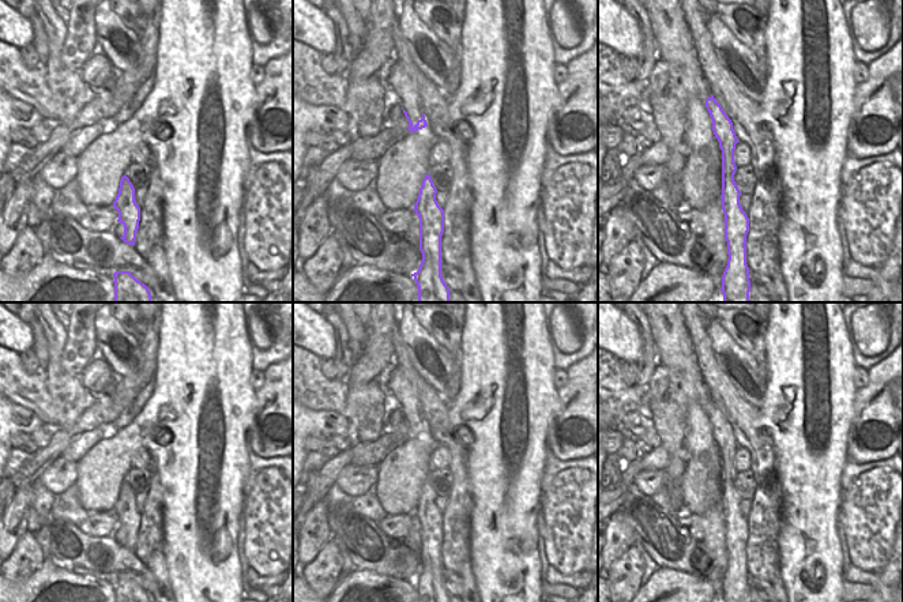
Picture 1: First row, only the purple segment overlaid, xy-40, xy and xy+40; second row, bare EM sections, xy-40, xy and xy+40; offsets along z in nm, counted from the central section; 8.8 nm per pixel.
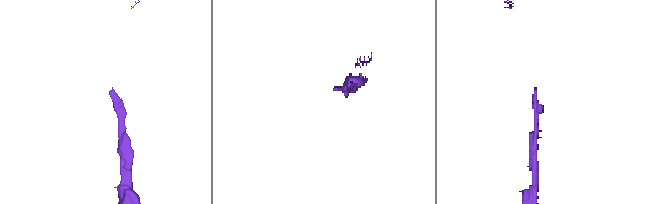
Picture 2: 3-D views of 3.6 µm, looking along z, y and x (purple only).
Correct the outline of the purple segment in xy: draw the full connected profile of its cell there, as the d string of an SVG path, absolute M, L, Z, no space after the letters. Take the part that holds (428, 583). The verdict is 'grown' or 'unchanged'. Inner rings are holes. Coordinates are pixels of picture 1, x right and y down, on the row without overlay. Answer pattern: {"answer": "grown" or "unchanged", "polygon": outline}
{"answer": "unchanged", "polygon": "M429 478L422 485L414 516L419 523L419 556L422 567L411 579L418 592L418 602L449 602L449 594L441 582L441 541L444 515L436 505L437 494Z"}

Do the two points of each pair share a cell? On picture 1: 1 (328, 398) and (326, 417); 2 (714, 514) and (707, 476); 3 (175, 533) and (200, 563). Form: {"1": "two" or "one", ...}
{"1": "two", "2": "two", "3": "one"}

